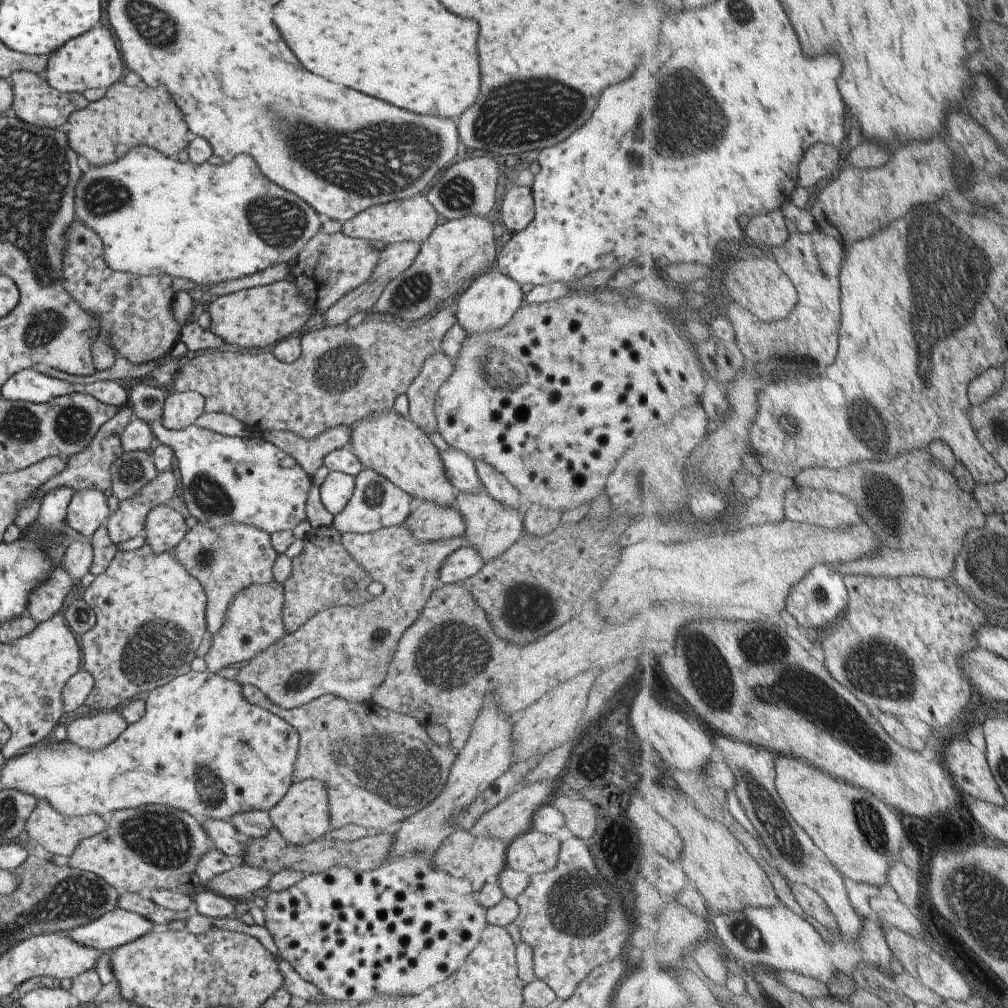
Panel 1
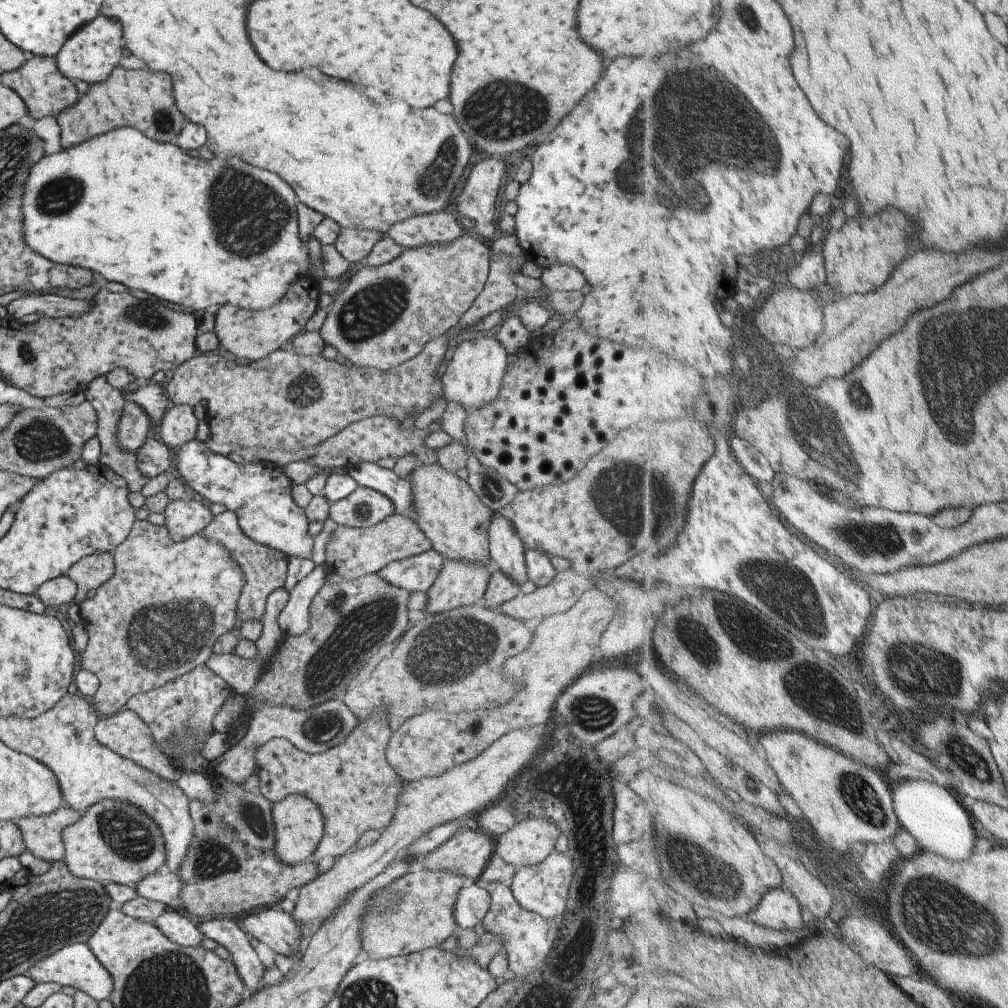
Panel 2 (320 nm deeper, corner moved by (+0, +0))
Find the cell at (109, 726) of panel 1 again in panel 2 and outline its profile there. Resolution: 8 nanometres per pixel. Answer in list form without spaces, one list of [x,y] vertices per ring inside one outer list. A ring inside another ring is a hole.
[[[122,709],[108,717],[99,718],[94,724],[94,737],[99,744],[112,750],[115,754],[127,760],[132,760],[135,764],[146,768],[162,779],[176,781],[177,778],[179,778],[181,770],[177,768],[171,758],[164,755],[163,752],[154,745],[149,727],[129,709]]]

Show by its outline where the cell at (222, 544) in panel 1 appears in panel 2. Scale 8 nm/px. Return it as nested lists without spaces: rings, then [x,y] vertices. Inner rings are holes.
[[[224,511],[211,519],[211,522],[204,526],[200,532],[206,539],[219,543],[228,552],[228,555],[240,566],[244,574],[243,588],[238,596],[238,604],[235,612],[239,620],[259,619],[265,606],[267,596],[283,586],[287,556],[278,550],[267,545],[259,544],[242,533],[239,528],[237,517],[234,512]]]

